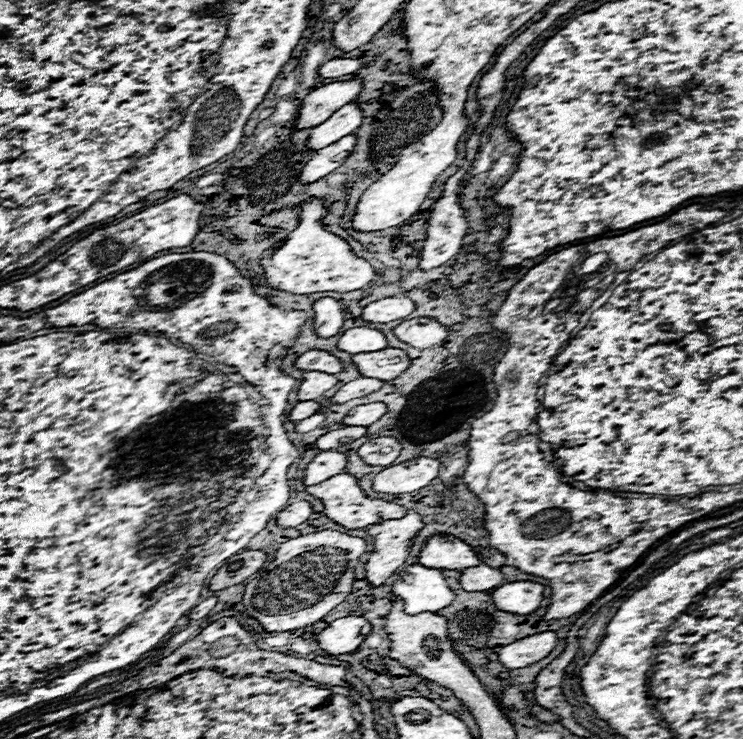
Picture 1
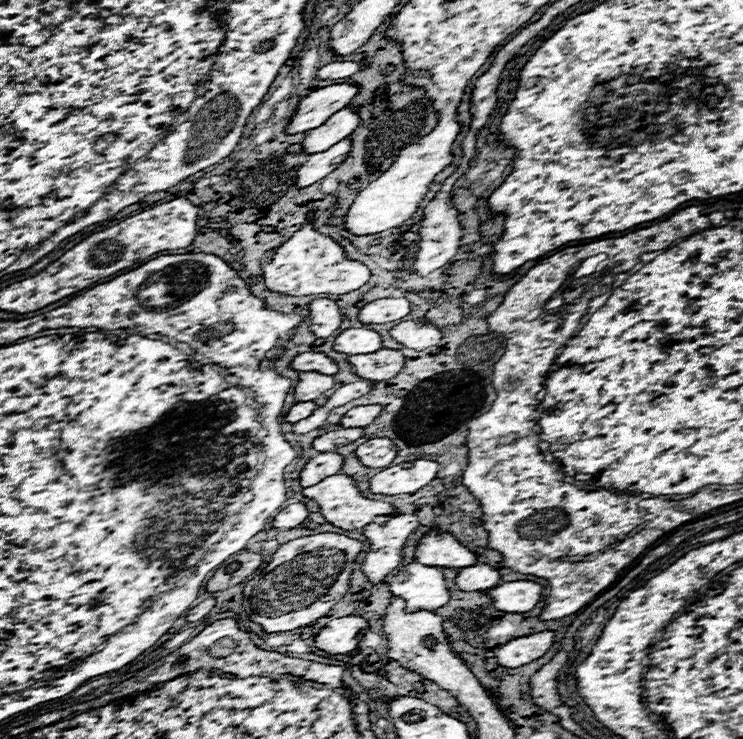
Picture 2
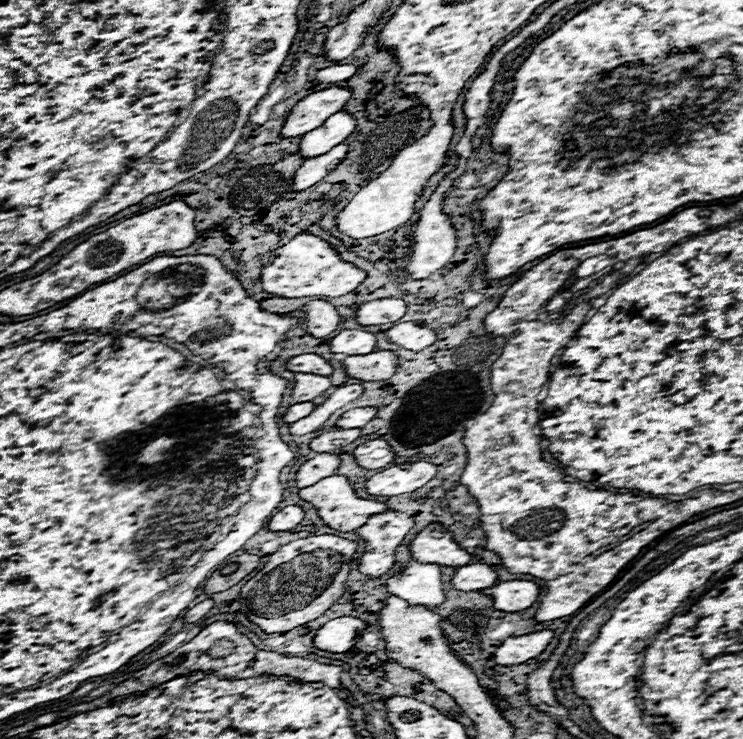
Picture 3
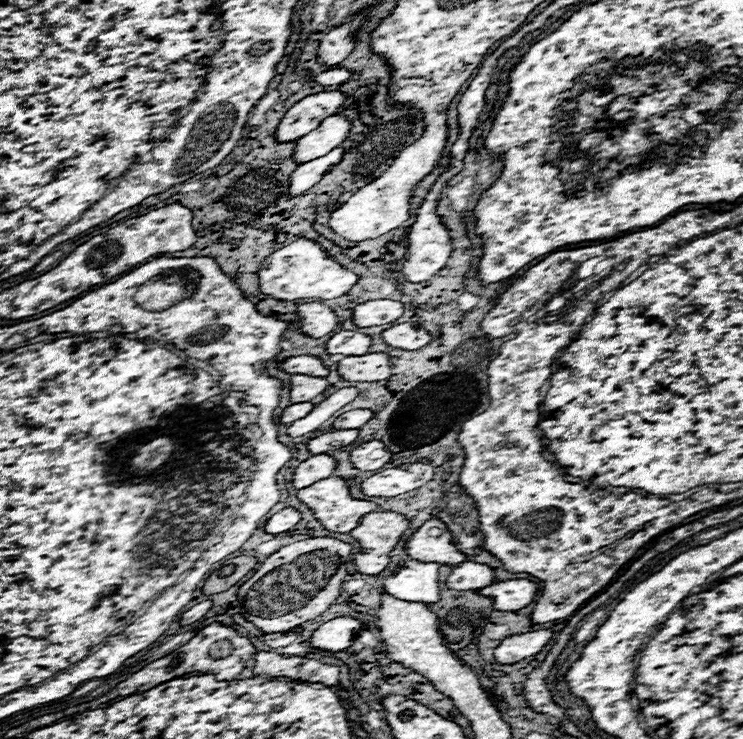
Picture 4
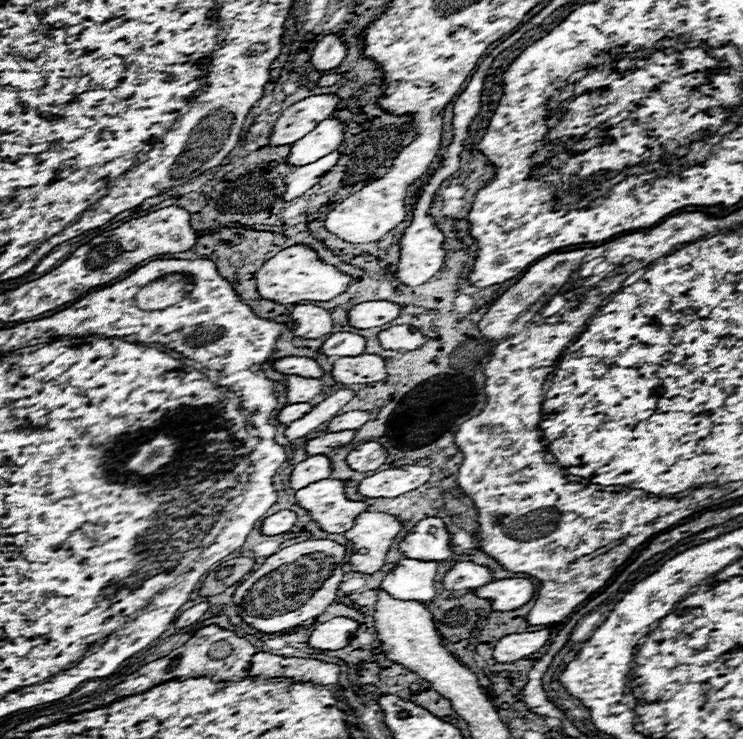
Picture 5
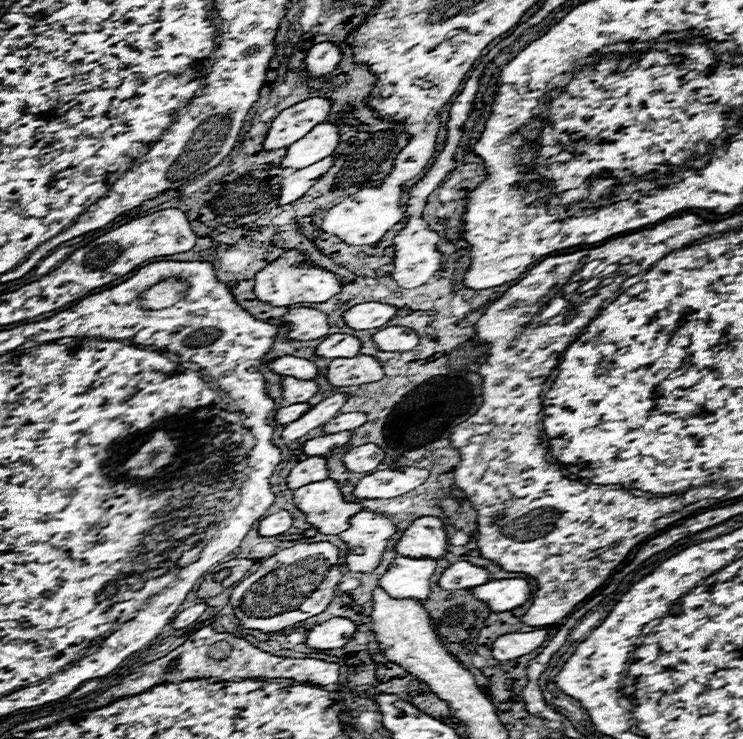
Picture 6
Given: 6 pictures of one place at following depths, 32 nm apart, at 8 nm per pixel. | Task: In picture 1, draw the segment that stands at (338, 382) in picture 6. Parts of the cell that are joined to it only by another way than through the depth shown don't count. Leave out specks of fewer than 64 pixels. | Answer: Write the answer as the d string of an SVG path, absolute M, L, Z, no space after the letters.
M384 348L376 352L364 352L354 356L354 364L358 366L360 374L376 376L380 380L394 380L406 368L410 368L412 358L408 358L406 350L400 348Z

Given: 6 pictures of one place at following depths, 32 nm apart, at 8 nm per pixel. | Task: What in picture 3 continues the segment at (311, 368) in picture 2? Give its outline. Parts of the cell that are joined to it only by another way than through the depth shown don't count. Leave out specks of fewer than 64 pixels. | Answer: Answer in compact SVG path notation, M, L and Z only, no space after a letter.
M320 354L294 356L292 360L288 360L286 368L292 372L320 372L324 376L330 376L334 372L334 368L328 364L328 360L322 358Z

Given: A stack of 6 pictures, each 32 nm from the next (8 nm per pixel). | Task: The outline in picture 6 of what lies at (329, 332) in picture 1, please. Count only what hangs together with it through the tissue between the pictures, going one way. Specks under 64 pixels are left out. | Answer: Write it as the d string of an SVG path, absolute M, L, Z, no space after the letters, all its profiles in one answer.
M300 306L286 312L284 324L288 326L288 336L292 340L316 340L328 336L330 330L328 316L310 306Z

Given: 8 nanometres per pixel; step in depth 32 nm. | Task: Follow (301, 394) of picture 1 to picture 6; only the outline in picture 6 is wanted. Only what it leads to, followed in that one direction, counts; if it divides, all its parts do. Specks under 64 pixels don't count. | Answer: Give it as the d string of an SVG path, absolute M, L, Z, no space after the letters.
M288 376L282 380L282 396L284 396L286 404L308 402L316 392L318 392L316 380L300 380L294 376Z

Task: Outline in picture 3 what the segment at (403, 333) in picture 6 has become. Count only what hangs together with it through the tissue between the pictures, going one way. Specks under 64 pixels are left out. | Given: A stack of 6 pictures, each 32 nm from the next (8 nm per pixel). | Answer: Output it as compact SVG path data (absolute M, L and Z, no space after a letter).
M402 322L396 324L386 332L388 340L408 348L408 350L424 350L436 342L436 332L424 324L418 322Z

